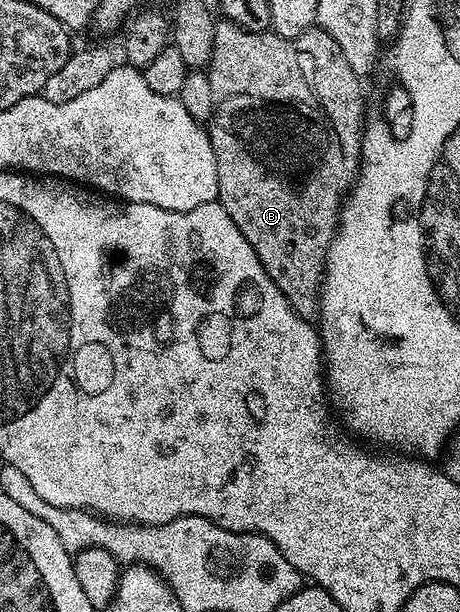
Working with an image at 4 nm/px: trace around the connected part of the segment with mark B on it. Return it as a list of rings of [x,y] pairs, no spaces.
[[[223,20],[216,25],[213,36],[211,60],[205,67],[209,88],[213,88],[213,112],[211,113],[210,136],[213,156],[217,160],[218,202],[229,212],[229,220],[241,230],[241,236],[249,242],[253,252],[261,260],[265,272],[281,288],[285,300],[299,317],[311,320],[319,308],[319,292],[323,281],[323,263],[329,244],[335,238],[339,224],[339,212],[345,195],[352,189],[359,172],[359,146],[363,143],[363,94],[359,91],[360,75],[355,74],[342,55],[341,48],[320,28],[312,28],[296,38],[283,38],[274,32],[248,32],[232,21]]]

